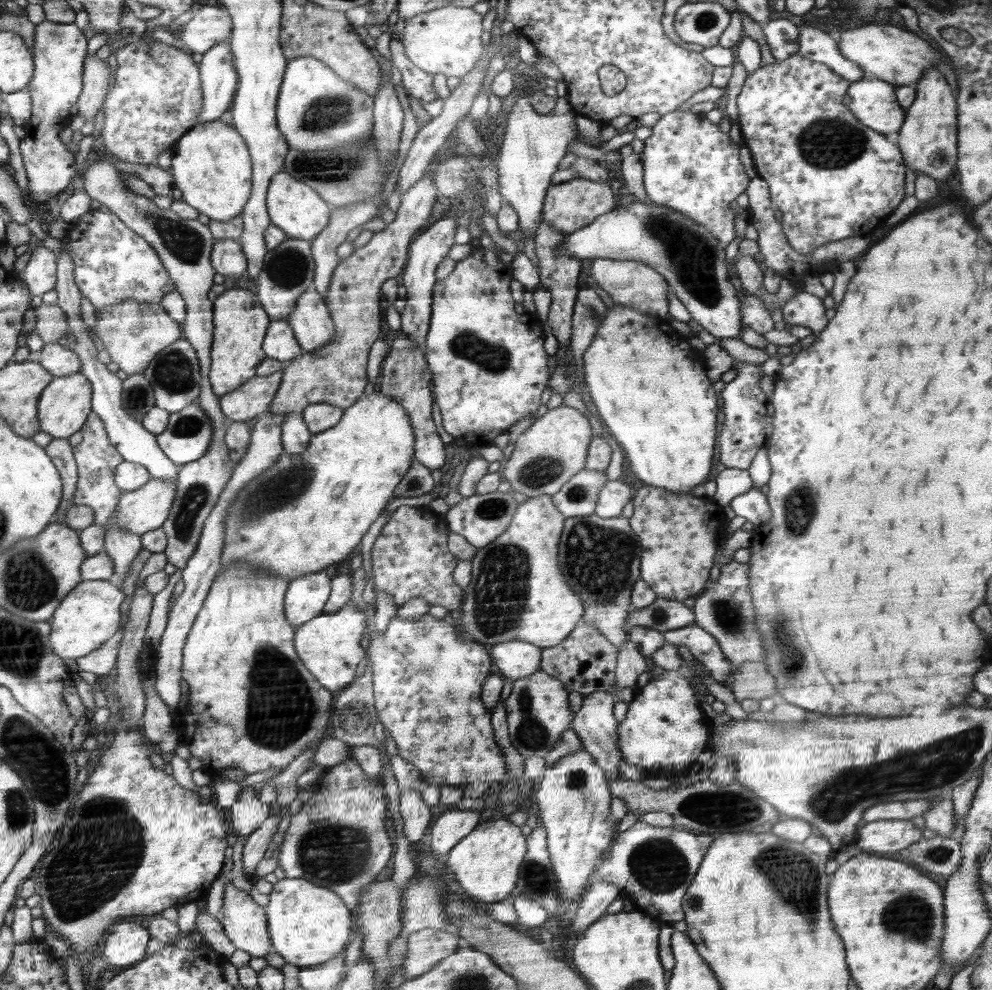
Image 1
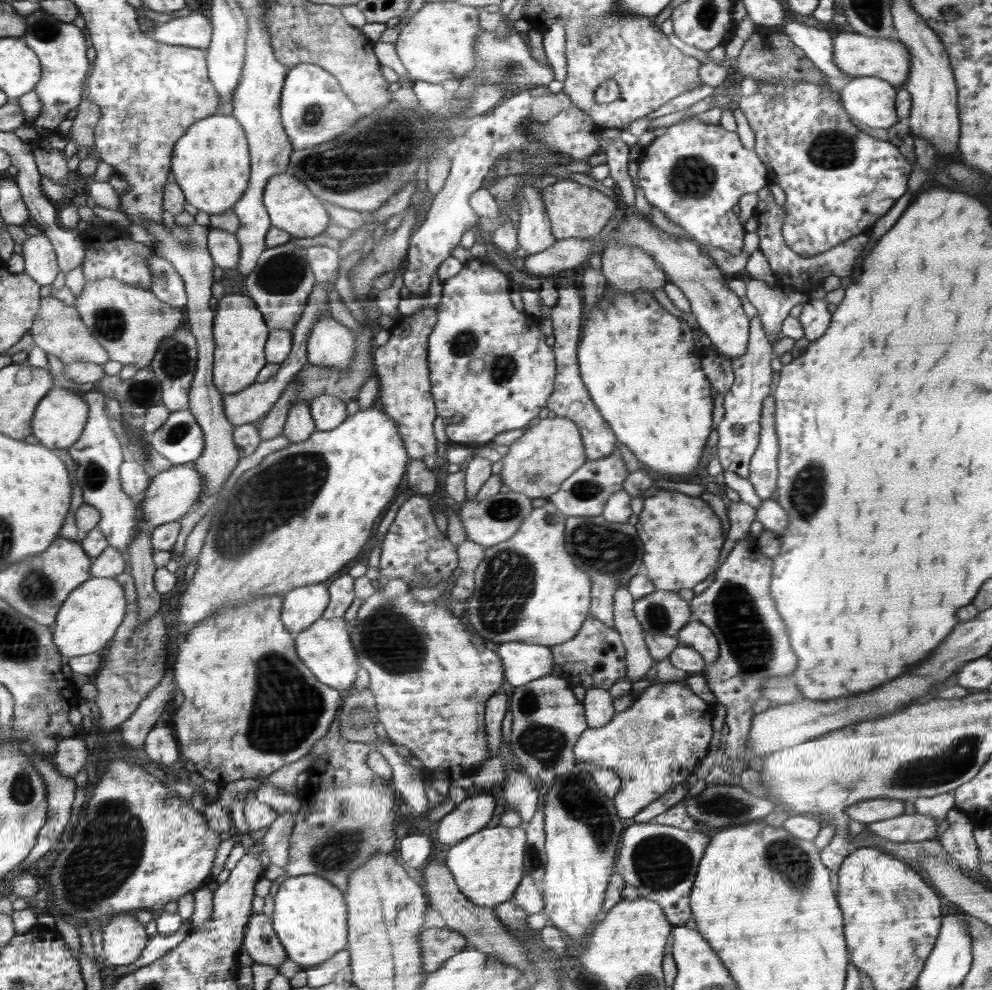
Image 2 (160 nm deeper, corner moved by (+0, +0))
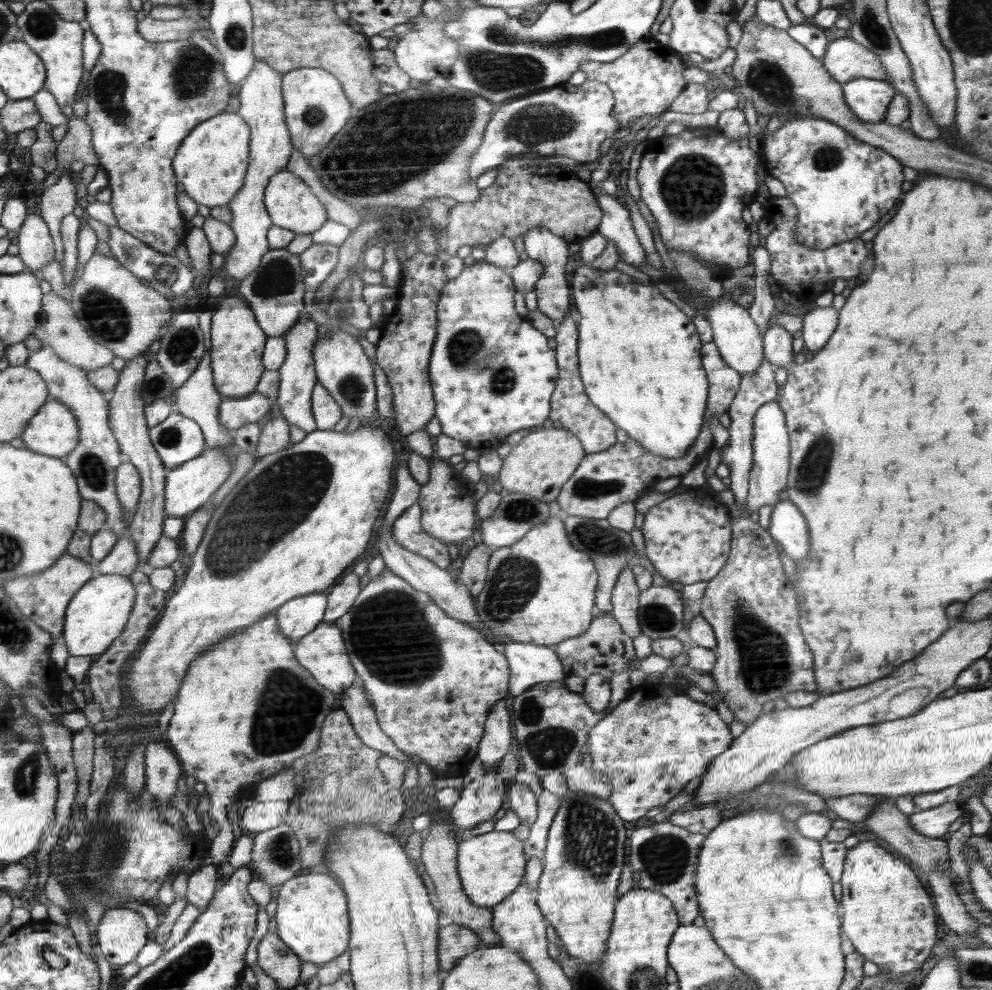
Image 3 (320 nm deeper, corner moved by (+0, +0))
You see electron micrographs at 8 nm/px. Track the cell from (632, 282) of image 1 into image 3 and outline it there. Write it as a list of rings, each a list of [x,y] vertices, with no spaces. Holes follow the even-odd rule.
[[[602,192],[598,195],[598,205],[604,211],[598,232],[606,240],[613,240],[619,261],[638,266],[645,264],[645,249],[642,248],[636,230],[633,228],[629,210],[612,195]]]

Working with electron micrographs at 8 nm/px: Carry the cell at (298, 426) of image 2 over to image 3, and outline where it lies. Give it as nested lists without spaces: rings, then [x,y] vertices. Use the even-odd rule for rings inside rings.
[[[312,319],[300,321],[294,325],[294,328],[288,330],[285,334],[286,355],[285,362],[278,369],[279,372],[279,391],[276,402],[280,406],[282,415],[290,421],[290,424],[298,426],[306,432],[314,432],[317,430],[316,417],[313,415],[312,409],[312,388],[316,384],[316,374],[314,374],[315,354],[314,343],[316,343],[316,322]]]

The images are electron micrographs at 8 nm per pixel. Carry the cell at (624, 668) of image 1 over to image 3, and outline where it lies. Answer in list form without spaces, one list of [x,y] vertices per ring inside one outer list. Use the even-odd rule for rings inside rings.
[[[634,563],[628,564],[628,568],[622,572],[616,587],[613,589],[613,611],[610,614],[618,622],[621,629],[634,639],[642,632],[637,614],[640,590],[638,590],[636,580],[634,580],[633,566]]]

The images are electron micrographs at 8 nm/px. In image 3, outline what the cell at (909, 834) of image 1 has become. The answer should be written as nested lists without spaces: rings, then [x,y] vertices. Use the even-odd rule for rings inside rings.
[[[950,801],[928,810],[916,810],[909,816],[912,828],[924,836],[943,838],[949,835],[950,824],[963,814],[957,801]]]

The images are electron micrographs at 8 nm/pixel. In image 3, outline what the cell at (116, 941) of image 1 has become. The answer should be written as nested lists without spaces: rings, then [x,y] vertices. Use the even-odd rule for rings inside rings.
[[[123,906],[113,909],[107,908],[99,925],[93,929],[93,933],[98,938],[98,946],[104,954],[104,958],[115,970],[124,966],[124,964],[128,964],[128,962],[134,961],[139,950],[142,950],[144,944],[148,942],[148,934],[146,934],[146,928],[144,928],[142,915]]]

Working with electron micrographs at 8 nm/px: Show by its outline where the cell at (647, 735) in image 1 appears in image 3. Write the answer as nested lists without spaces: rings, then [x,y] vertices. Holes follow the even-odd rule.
[[[664,688],[654,694],[642,692],[639,696],[628,696],[609,714],[604,714],[590,729],[584,751],[590,754],[595,772],[603,772],[608,777],[611,793],[607,800],[614,805],[617,815],[632,822],[638,818],[644,820],[651,808],[664,806],[680,794],[690,780],[705,774],[713,760],[722,755],[734,739],[728,724],[716,710],[701,703],[698,694],[668,694],[668,688]]]

